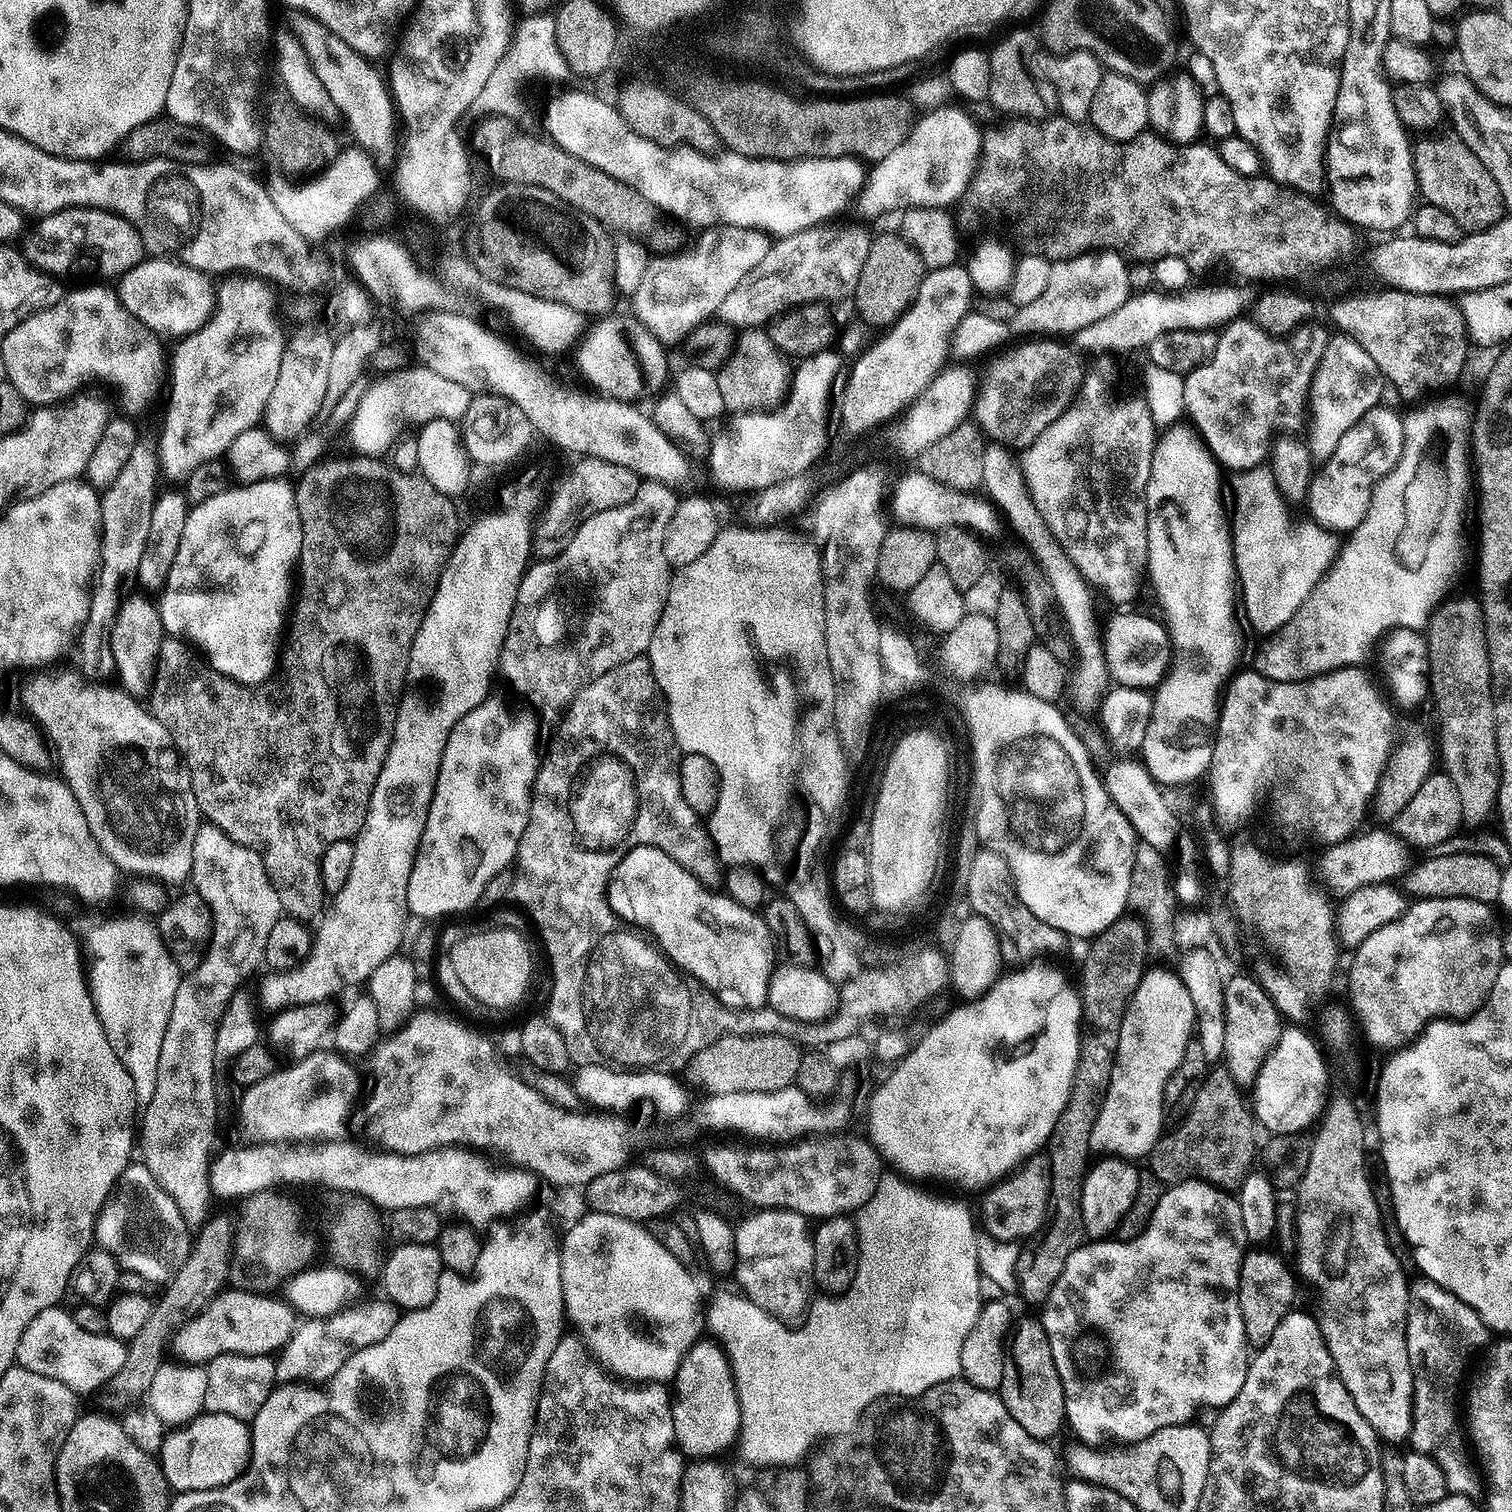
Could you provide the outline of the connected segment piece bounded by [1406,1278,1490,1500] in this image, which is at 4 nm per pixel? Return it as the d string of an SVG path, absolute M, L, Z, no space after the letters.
M1427 1278L1419 1279L1411 1281L1411 1299L1415 1303L1417 1300L1426 1311L1433 1312L1440 1319L1440 1324L1436 1324L1435 1318L1428 1312L1409 1311L1406 1338L1414 1382L1410 1444L1415 1451L1434 1458L1434 1462L1442 1466L1442 1474L1446 1474L1450 1494L1474 1500L1478 1498L1480 1492L1483 1493L1484 1484L1481 1473L1470 1455L1461 1417L1460 1420L1456 1417L1456 1399L1459 1396L1461 1399L1462 1396L1464 1371L1468 1368L1468 1359L1475 1354L1476 1348L1482 1347L1487 1342L1490 1329L1484 1324L1479 1313L1440 1286L1438 1282Z

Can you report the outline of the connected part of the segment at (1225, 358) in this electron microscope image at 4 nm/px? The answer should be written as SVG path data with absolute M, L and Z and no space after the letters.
M1237 318L1223 325L1212 357L1184 377L1187 419L1203 437L1217 464L1241 474L1261 467L1269 459L1278 432L1276 427L1283 420L1294 419L1296 411L1305 407L1306 389L1329 339L1330 332L1319 328L1316 322L1296 329L1297 349L1287 339L1264 332L1248 318Z

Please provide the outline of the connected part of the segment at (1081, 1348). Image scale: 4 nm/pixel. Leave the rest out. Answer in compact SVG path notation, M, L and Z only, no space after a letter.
M1184 1180L1181 1184L1165 1187L1162 1198L1158 1202L1158 1210L1154 1210L1154 1218L1146 1226L1142 1234L1133 1240L1119 1238L1096 1238L1085 1242L1066 1258L1066 1266L1062 1274L1058 1274L1058 1282L1054 1282L1054 1290L1050 1290L1048 1299L1042 1305L1039 1320L1046 1330L1050 1342L1050 1352L1054 1354L1054 1366L1058 1366L1058 1374L1062 1378L1062 1390L1066 1398L1064 1418L1067 1427L1077 1432L1079 1439L1085 1443L1099 1443L1103 1436L1113 1436L1116 1442L1141 1440L1166 1426L1187 1424L1199 1408L1219 1410L1229 1404L1242 1390L1242 1382L1246 1382L1246 1370L1250 1359L1250 1347L1246 1330L1243 1328L1242 1309L1239 1305L1239 1271L1242 1270L1246 1253L1246 1237L1242 1230L1242 1210L1238 1210L1235 1195L1229 1194L1207 1180Z

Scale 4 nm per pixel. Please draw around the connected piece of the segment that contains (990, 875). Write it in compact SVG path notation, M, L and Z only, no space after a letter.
M981 847L974 854L970 865L969 888L967 890L967 906L977 916L989 918L995 925L999 935L1012 943L1020 962L1032 962L1037 958L1052 958L1070 944L1069 937L1062 930L1054 930L1054 926L1046 926L1026 908L1018 898L1016 888L1012 884L1012 871L1006 866L1006 858L994 850Z

